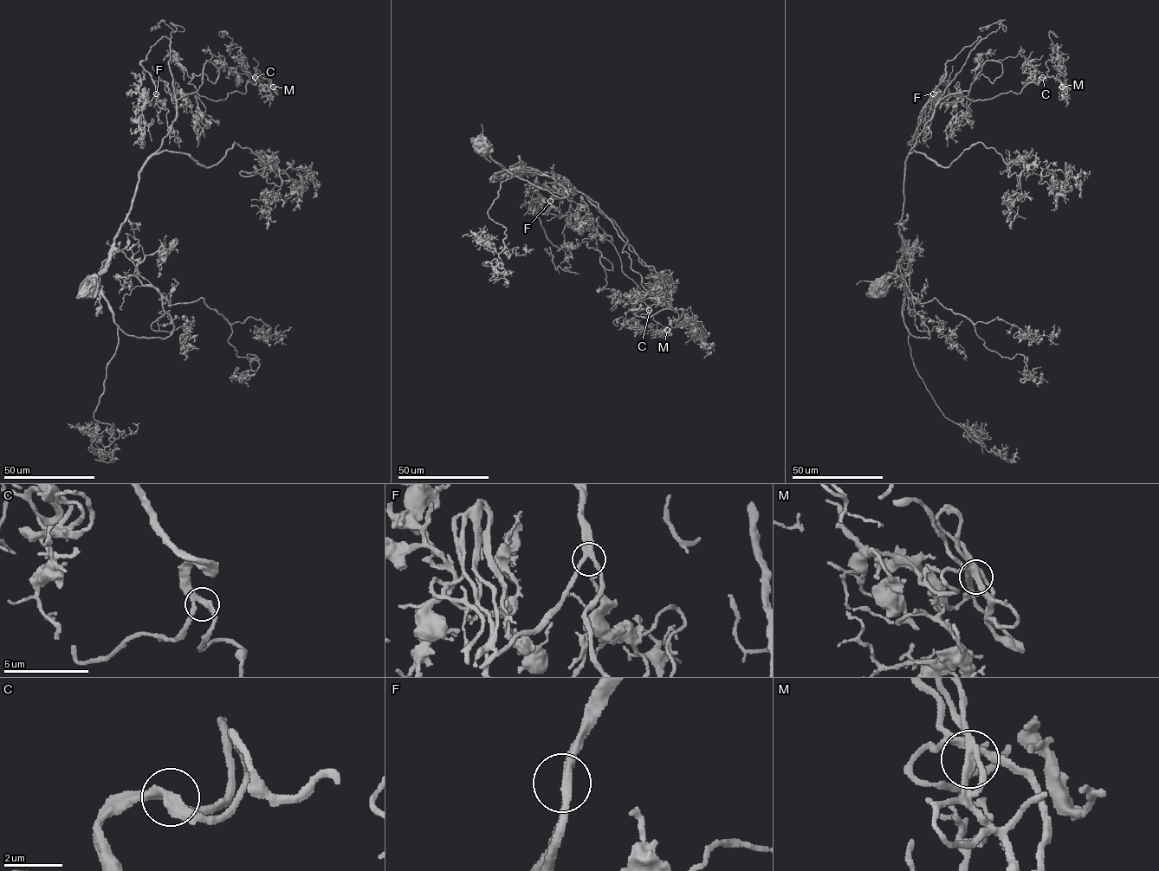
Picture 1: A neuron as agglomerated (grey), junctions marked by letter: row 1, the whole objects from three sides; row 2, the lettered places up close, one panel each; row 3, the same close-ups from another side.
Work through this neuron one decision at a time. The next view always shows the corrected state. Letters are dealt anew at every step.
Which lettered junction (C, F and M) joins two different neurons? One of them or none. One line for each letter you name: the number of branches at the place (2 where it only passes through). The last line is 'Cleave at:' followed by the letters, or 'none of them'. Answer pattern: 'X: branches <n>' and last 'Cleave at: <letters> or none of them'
Cleave at: none of them

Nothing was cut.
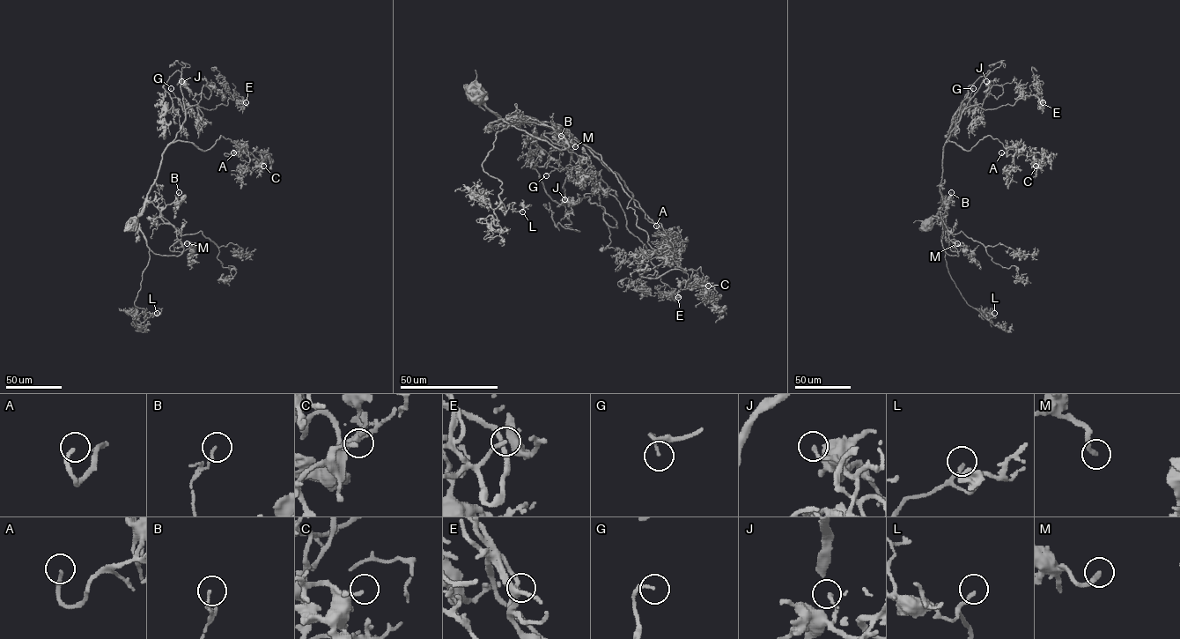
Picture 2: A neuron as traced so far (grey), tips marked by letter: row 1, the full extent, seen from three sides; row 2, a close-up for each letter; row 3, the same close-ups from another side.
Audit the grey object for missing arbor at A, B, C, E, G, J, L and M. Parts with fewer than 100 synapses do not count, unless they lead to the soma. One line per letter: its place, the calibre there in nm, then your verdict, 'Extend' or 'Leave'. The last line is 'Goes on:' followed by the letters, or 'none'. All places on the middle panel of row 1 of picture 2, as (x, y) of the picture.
A: Place: (656, 226). Thickness 190 nm. Leave
B: Place: (561, 136). Thickness 120 nm. Leave
C: Place: (708, 286). Thickness 190 nm. Leave
E: Place: (678, 297). Thickness 200 nm. Extend
G: Place: (546, 175). Thickness 170 nm. Extend
J: Place: (564, 199). Thickness 170 nm. Leave
L: Place: (522, 211). Thickness 180 nm. Extend
M: Place: (575, 146). Thickness 240 nm. Extend
Goes on: E, G, L, M

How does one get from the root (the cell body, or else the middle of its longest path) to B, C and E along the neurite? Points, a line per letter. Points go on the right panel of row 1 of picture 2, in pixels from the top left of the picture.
B: (928, 225), (938, 211), (940, 201), (941, 217), (943, 202), (953, 202), (951, 192)
C: (928, 225), (941, 204), (948, 140), (969, 151), (990, 135), (1006, 149), (1030, 152), (1025, 160), (1036, 166)
E: (928, 225), (941, 204), (943, 147), (962, 112), (975, 105), (984, 109), (1013, 105), (1029, 92), (1043, 102)

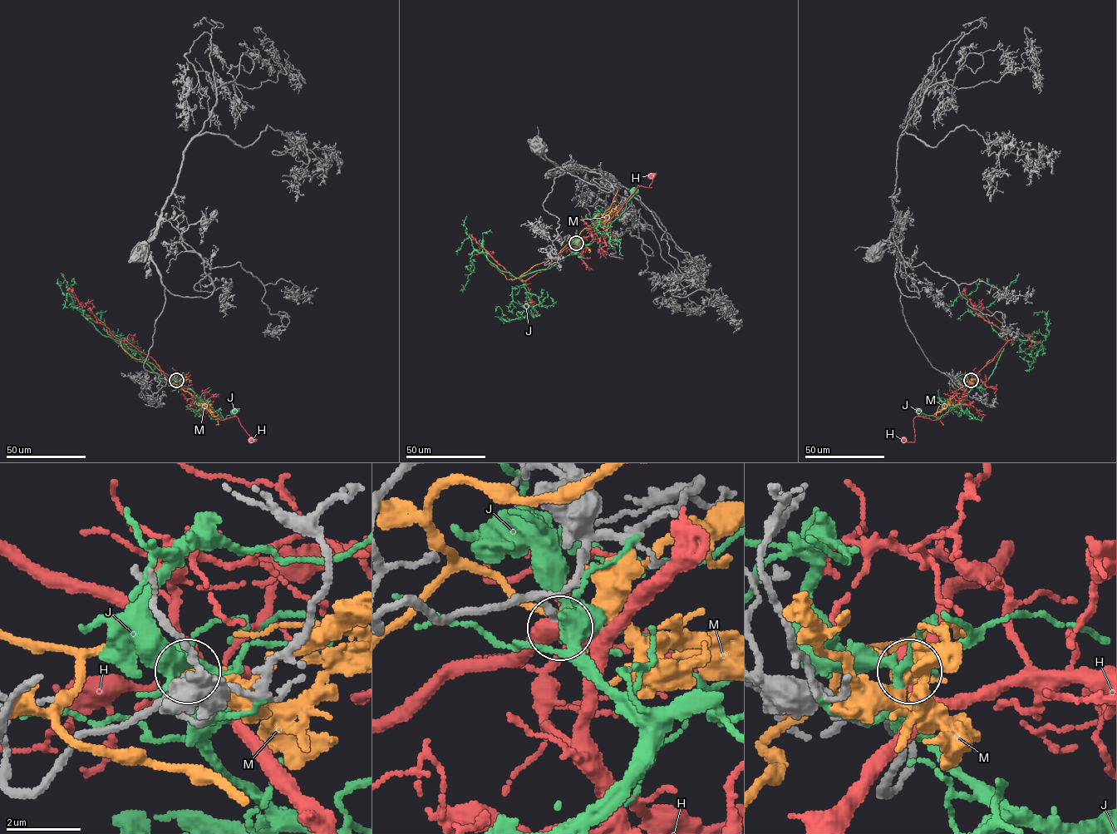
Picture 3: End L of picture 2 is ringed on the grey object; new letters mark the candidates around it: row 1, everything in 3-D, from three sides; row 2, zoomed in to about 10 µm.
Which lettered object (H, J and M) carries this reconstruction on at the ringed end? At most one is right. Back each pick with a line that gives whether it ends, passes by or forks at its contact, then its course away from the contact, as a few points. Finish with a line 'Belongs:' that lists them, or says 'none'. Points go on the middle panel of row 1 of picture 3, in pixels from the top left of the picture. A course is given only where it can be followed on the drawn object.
Belongs: none

